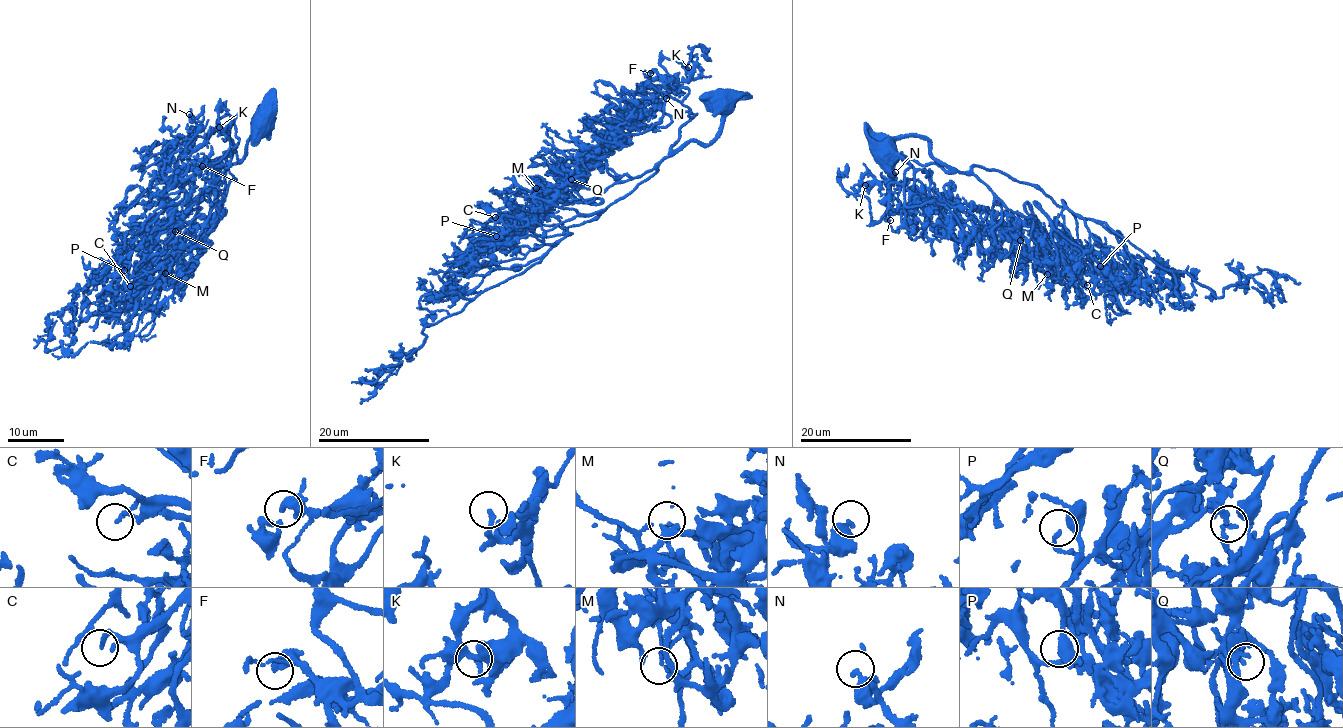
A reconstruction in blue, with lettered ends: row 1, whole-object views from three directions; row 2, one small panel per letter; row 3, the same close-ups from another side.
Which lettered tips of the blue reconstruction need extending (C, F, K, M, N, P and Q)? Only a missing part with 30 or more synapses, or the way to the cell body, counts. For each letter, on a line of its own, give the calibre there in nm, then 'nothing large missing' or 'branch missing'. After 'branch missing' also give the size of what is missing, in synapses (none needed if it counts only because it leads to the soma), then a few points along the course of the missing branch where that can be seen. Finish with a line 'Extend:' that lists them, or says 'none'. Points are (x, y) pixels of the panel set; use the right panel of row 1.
C: 160 nm | nothing large missing
F: 280 nm | nothing large missing
K: 160 nm | branch missing | 70 syn | (865, 185), (863, 191), (866, 195), (869, 188), (865, 174), (858, 169), (855, 159)
M: 190 nm | nothing large missing
N: 280 nm | nothing large missing
P: 160 nm | nothing large missing
Q: 200 nm | nothing large missing
Extend: K

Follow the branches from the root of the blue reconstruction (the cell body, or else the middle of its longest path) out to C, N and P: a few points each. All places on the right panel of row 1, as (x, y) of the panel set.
C: (886, 149), (918, 136), (948, 168), (1001, 171), (1062, 202), (1064, 226), (1087, 285)
N: (886, 149), (907, 136), (926, 138), (950, 172), (902, 153), (914, 176), (902, 205), (889, 181), (895, 172)
P: (886, 149), (918, 136), (948, 168), (981, 166), (1034, 185), (1115, 235), (1135, 270), (1131, 287), (1100, 266)

